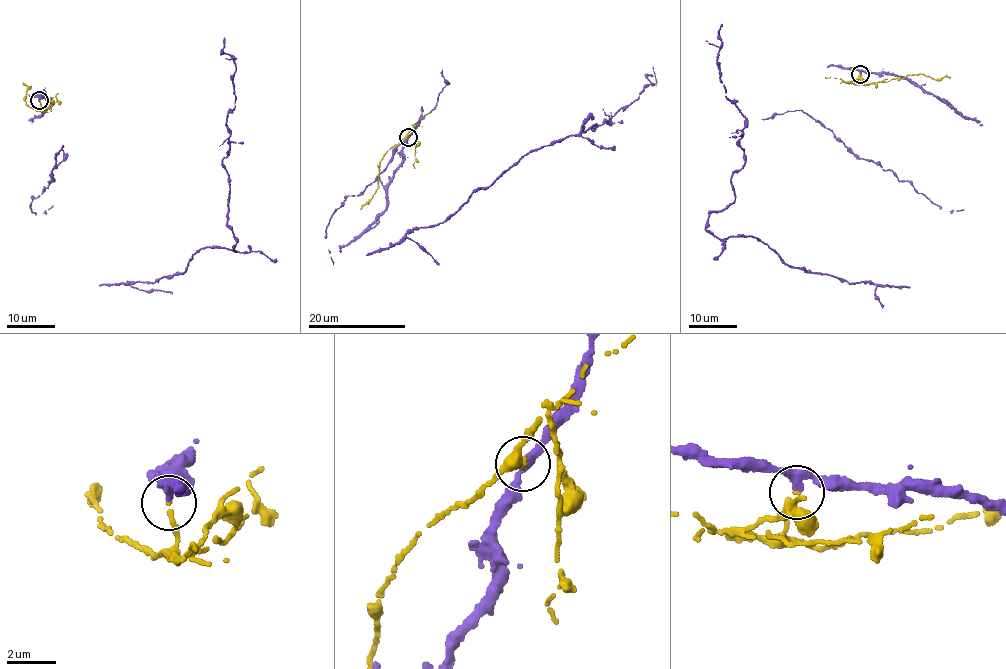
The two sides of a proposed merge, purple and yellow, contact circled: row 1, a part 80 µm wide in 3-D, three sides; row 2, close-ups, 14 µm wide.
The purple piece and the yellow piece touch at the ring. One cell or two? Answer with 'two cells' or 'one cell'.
two cells

